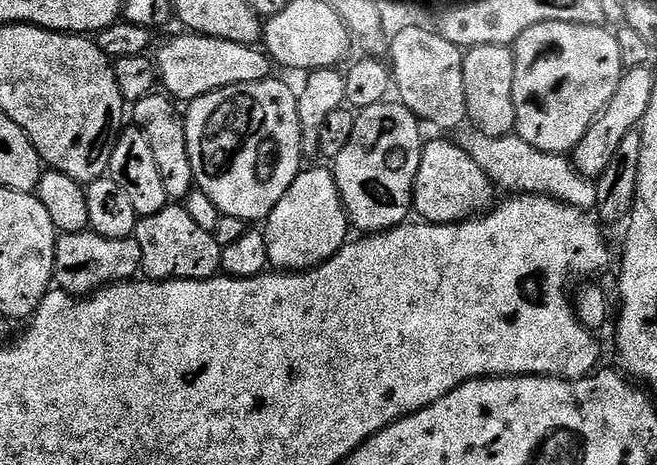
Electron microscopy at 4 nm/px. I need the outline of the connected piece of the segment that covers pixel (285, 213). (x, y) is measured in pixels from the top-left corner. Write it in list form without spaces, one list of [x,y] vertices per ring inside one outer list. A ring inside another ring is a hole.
[[[305,167],[294,178],[290,190],[274,206],[262,231],[266,238],[268,262],[281,272],[307,272],[325,264],[338,250],[349,243],[350,225],[342,198],[338,194],[331,167]]]

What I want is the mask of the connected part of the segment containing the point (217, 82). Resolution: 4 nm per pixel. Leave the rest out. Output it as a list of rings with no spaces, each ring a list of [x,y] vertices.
[[[183,35],[166,41],[161,46],[160,53],[154,56],[159,83],[162,88],[164,84],[163,91],[177,102],[191,102],[226,86],[262,82],[273,75],[272,58],[259,47],[226,42],[222,38]]]

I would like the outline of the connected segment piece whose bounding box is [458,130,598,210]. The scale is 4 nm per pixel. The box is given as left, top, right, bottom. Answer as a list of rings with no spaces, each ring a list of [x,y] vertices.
[[[475,130],[467,131],[459,133],[460,148],[466,150],[466,154],[470,154],[470,158],[478,162],[478,166],[482,166],[482,170],[491,178],[497,189],[505,188],[505,193],[508,194],[549,196],[581,210],[595,209],[598,198],[596,180],[590,176],[583,176],[567,155],[538,150],[515,134],[484,136]]]

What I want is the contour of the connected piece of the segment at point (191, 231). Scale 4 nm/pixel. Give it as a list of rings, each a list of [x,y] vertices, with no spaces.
[[[169,203],[168,207],[158,210],[158,214],[139,217],[134,238],[138,246],[142,246],[140,272],[149,280],[209,280],[220,272],[221,246],[216,241],[215,232],[202,230],[179,203]]]

